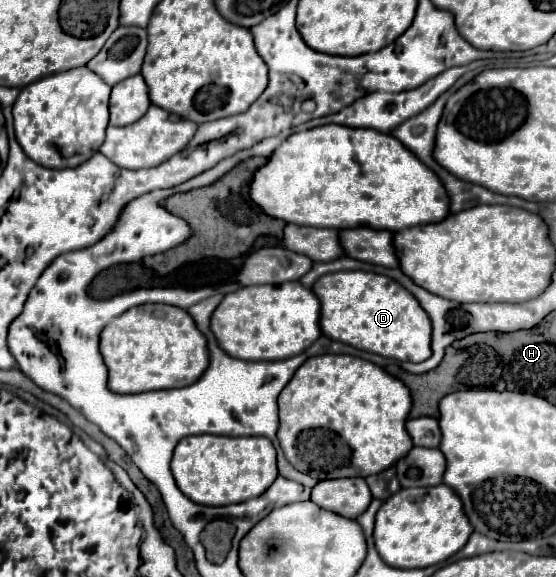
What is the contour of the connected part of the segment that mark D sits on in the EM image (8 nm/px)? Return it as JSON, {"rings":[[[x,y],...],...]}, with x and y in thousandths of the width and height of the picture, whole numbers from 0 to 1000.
{"rings":[[[608,470],[576,480],[561,504],[579,529],[576,570],[586,584],[716,626],[755,629],[777,615],[773,553],[752,522],[712,487],[662,470]]]}

